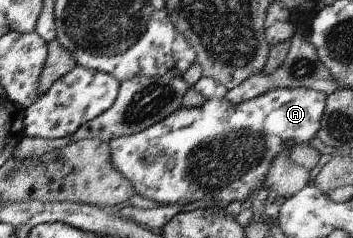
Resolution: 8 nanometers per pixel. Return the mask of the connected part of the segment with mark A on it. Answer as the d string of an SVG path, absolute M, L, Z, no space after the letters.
M277 88L266 91L257 97L238 103L237 105L233 105L226 97L222 97L206 99L199 107L184 108L181 106L165 117L165 119L159 120L143 131L113 138L109 141L112 165L127 178L127 181L134 187L134 193L139 195L139 197L142 196L145 199L151 199L151 201L159 203L160 206L189 205L189 203L197 203L197 201L205 201L205 203L213 203L215 201L216 204L227 205L233 201L245 201L255 191L263 187L274 157L277 157L284 150L291 150L295 145L301 145L301 143L309 144L309 141L318 135L318 131L323 123L323 115L327 107L328 96L326 93L305 88Z

